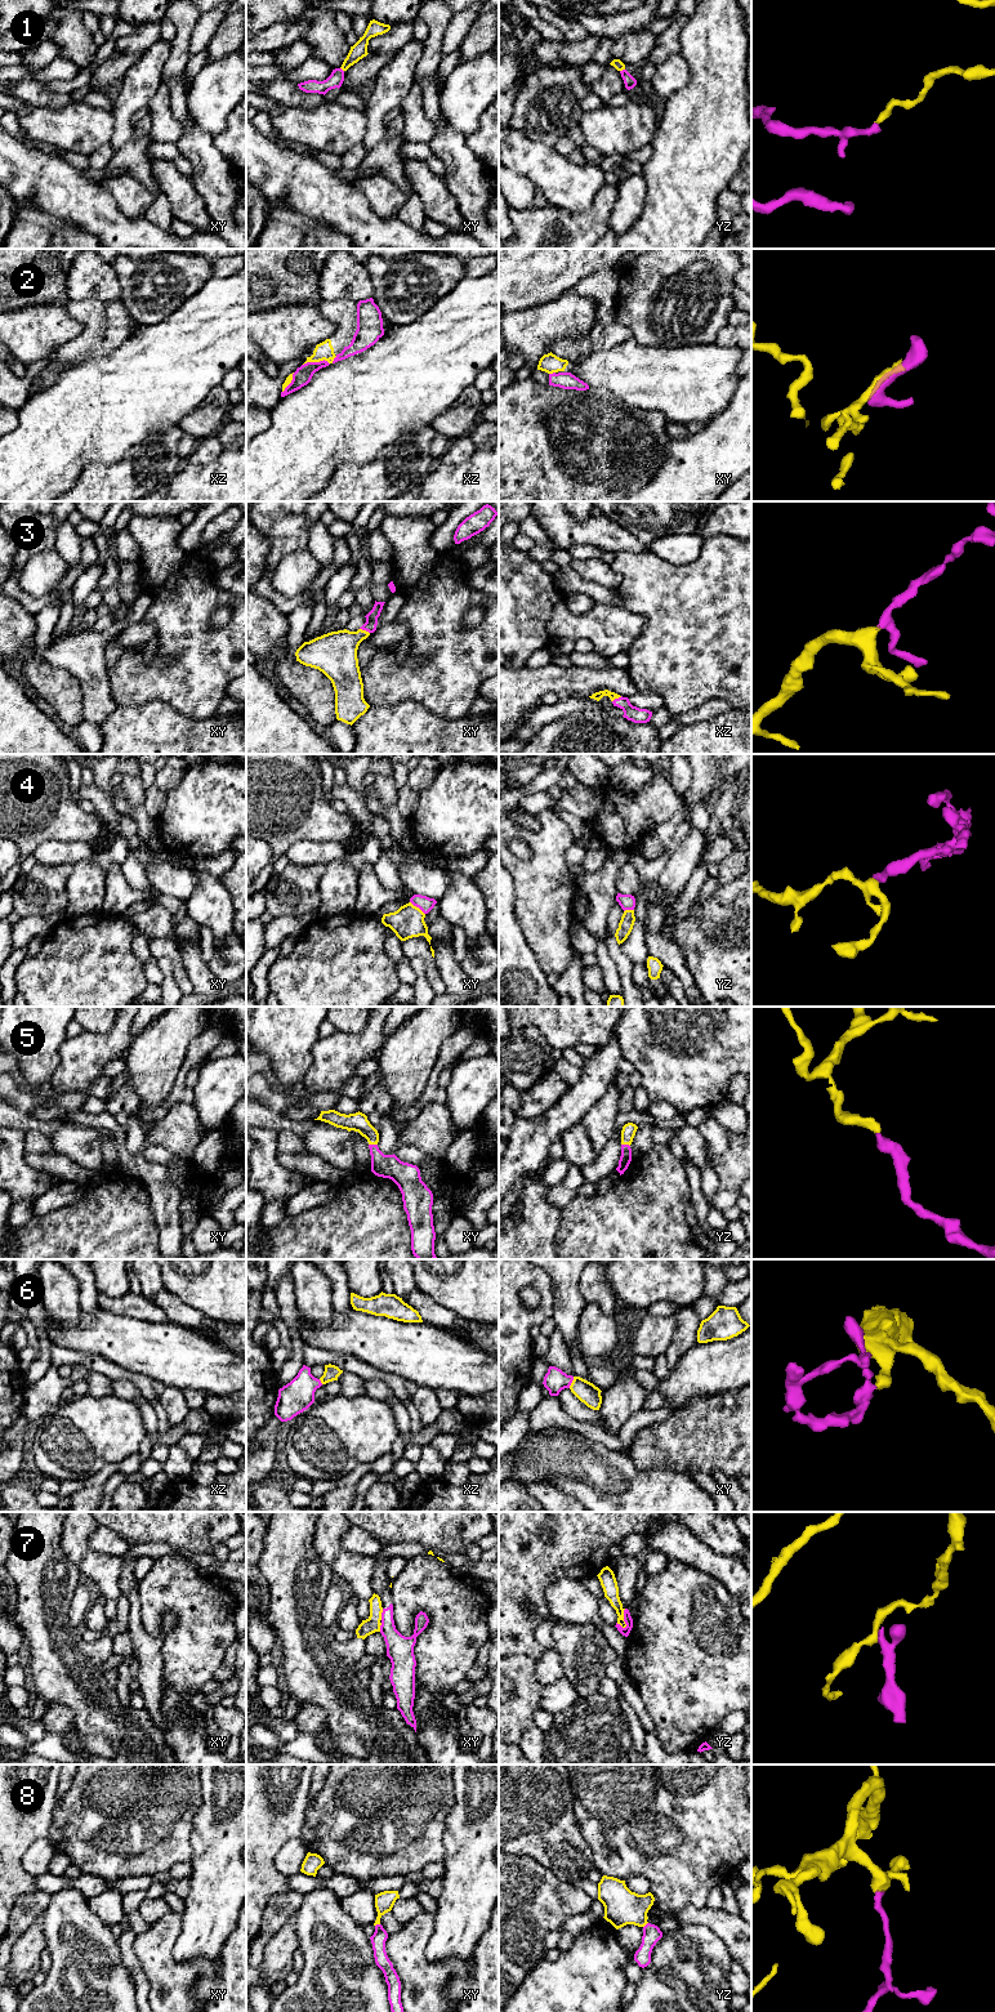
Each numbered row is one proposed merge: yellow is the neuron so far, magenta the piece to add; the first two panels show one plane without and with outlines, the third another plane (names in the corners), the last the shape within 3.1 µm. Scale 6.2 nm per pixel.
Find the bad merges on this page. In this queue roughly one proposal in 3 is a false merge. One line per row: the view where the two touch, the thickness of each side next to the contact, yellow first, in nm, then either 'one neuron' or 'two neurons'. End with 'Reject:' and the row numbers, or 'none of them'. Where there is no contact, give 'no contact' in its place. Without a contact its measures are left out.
1: contact in yz; calibres 60 and 70 nm; one neuron
2: contact in xz; calibres 110 and 110 nm; one neuron
3: contact in xy; calibres 280 and 80 nm; one neuron
4: contact in xy; calibres 200 and 90 nm; two neurons
5: contact in xy; calibres 120 and 150 nm; one neuron
6: contact in xy; calibres 140 and 140 nm; one neuron
7: contact in yz; calibres 100 and 50 nm; two neurons
8: contact in xy; calibres 120 and 90 nm; one neuron
Reject: 4, 7

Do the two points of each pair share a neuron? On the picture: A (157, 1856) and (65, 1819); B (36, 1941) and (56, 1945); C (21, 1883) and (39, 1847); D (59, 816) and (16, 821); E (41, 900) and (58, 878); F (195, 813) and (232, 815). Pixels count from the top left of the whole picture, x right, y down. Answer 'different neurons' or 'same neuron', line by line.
A: same neuron
B: different neurons
C: different neurons
D: same neuron
E: same neuron
F: same neuron

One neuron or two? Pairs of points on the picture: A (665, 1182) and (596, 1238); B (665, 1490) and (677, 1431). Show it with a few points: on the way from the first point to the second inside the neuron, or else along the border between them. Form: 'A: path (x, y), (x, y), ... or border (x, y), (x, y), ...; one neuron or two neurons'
A: path (648, 1191), (612, 1225); one neuron
B: border (639, 1468), (666, 1468), (687, 1473); two neurons

